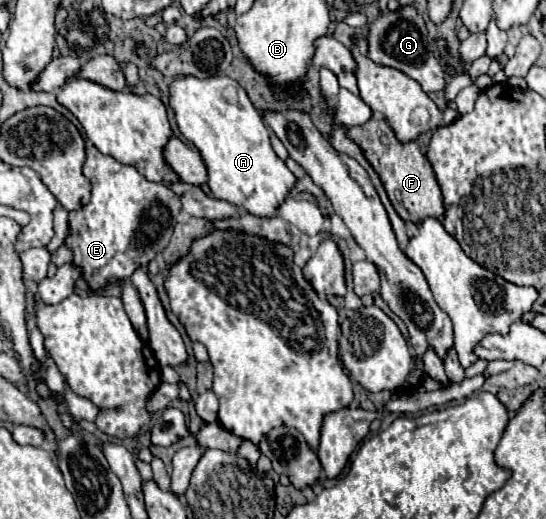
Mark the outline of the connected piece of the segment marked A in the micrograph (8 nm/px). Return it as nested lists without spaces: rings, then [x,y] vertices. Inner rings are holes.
[[[187,75],[169,83],[169,107],[175,113],[175,121],[183,139],[201,153],[201,159],[209,175],[207,185],[211,187],[213,197],[229,201],[233,205],[241,205],[245,207],[245,211],[259,217],[275,215],[279,203],[289,195],[297,179],[271,149],[269,129],[265,127],[263,117],[257,113],[257,109],[249,101],[245,89],[235,79],[225,75],[217,75],[209,79],[197,79],[193,75]]]

